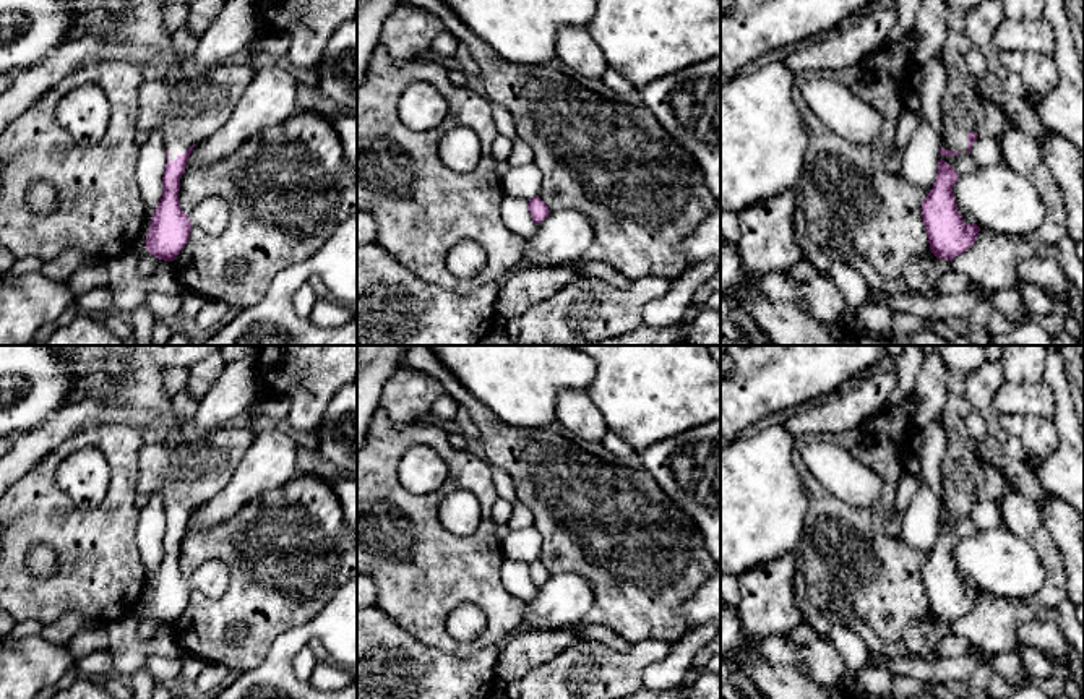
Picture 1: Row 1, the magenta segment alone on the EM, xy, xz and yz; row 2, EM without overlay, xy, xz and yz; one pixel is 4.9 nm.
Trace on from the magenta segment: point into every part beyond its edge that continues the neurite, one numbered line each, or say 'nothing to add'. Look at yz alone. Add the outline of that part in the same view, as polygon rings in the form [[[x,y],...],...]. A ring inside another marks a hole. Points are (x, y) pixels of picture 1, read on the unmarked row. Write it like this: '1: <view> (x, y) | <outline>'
1: yz (964, 474) | [[[949,430],[949,448],[941,462],[944,501],[941,511],[946,514],[969,514],[969,496],[993,498],[1001,501],[1016,491],[1014,483],[996,467],[982,461],[969,440]]]

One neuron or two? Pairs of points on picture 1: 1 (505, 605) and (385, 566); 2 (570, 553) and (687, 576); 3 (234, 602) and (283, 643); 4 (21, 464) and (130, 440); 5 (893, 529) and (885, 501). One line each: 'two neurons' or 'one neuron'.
1: one neuron
2: one neuron
3: two neurons
4: two neurons
5: two neurons

